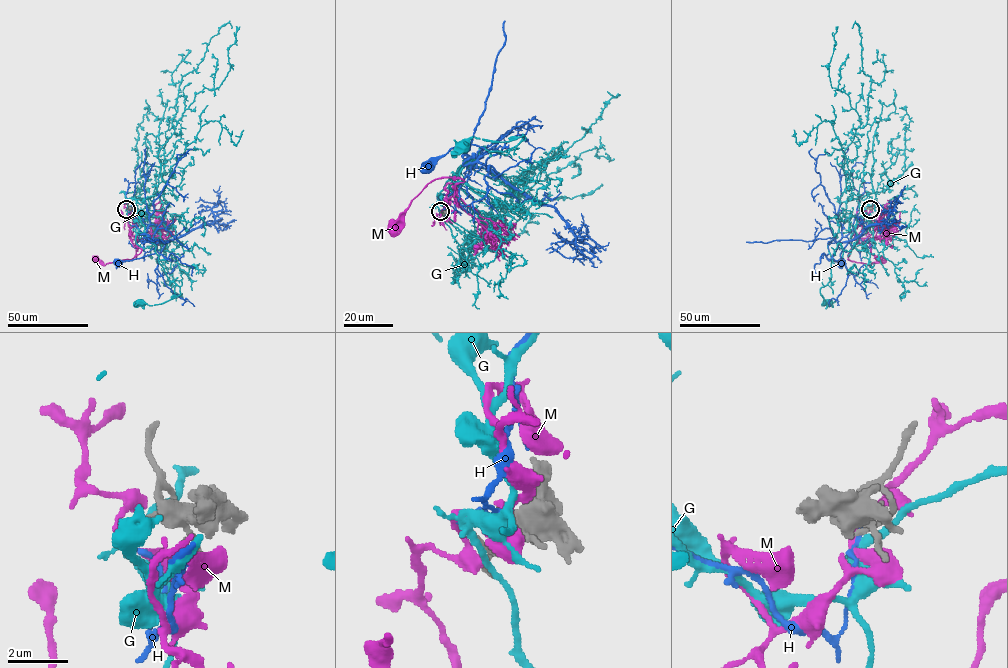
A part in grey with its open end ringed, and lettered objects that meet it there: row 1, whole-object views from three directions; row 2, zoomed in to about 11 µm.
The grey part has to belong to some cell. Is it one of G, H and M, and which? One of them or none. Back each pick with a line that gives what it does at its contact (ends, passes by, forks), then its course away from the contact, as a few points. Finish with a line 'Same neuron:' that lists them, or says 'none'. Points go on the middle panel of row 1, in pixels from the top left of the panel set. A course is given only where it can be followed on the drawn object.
Same neuron: none

